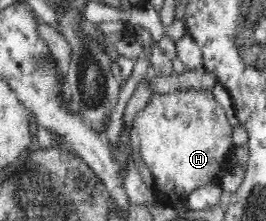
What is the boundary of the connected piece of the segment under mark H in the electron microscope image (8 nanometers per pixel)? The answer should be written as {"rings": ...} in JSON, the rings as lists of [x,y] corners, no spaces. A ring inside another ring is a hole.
{"rings":[[[179,89],[176,93],[149,95],[148,105],[141,110],[133,121],[133,127],[140,137],[140,159],[148,167],[154,179],[154,191],[158,195],[173,197],[158,199],[172,205],[186,199],[194,189],[212,184],[212,179],[220,179],[229,173],[230,157],[234,151],[232,126],[226,119],[226,112],[220,106],[210,89]]]}

